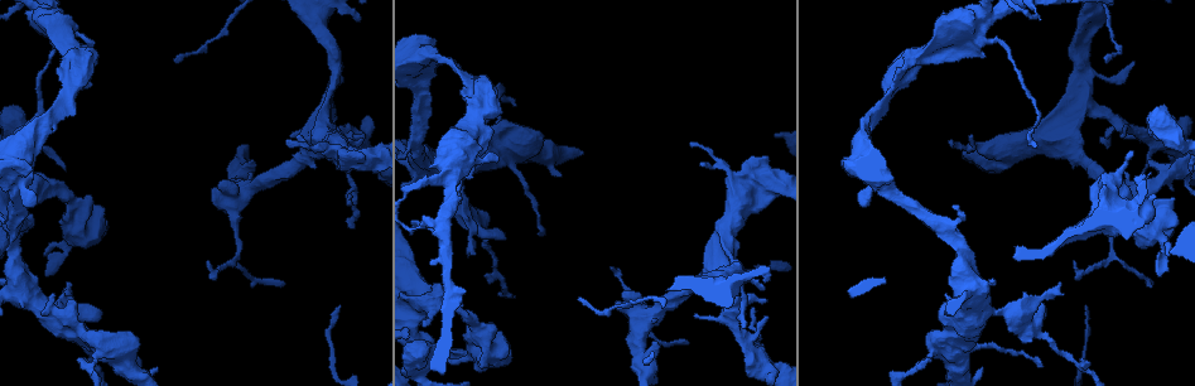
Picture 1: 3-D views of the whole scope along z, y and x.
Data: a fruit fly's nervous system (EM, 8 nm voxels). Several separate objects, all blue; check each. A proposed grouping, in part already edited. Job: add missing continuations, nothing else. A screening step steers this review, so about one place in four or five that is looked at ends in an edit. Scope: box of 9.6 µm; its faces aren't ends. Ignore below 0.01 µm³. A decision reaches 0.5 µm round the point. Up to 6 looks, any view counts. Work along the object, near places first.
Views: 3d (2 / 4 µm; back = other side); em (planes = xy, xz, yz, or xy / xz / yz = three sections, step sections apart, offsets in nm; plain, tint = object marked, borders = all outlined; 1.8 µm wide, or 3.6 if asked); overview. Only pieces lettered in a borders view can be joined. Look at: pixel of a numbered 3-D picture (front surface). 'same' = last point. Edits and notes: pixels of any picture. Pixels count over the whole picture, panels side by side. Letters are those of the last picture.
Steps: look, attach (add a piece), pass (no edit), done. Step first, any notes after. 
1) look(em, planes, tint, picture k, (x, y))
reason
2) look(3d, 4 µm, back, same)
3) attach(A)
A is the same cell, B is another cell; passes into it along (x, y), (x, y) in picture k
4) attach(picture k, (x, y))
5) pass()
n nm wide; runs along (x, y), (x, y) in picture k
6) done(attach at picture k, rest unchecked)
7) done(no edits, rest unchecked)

look(3d, 2 µm, picture 1, (21, 112))
an open end

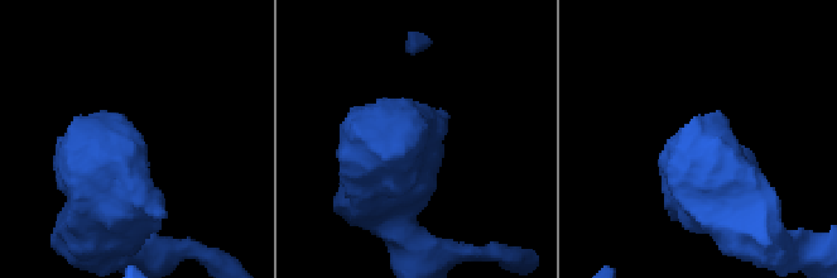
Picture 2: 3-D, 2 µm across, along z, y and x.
look(em, 3.6 µm, xz, step 8, tint, picture 2, (413, 164))

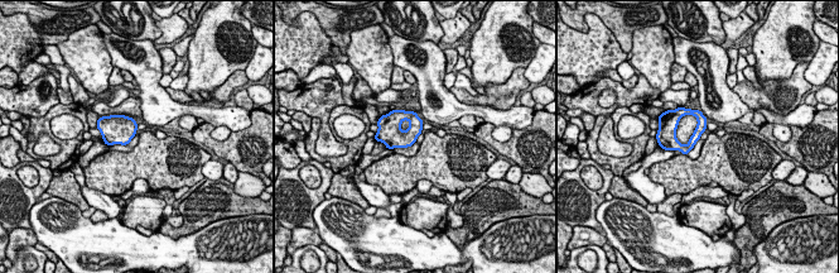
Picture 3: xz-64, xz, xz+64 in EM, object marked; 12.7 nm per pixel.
look(em, 3.6 µm, planes, borders, same)
cut it another way

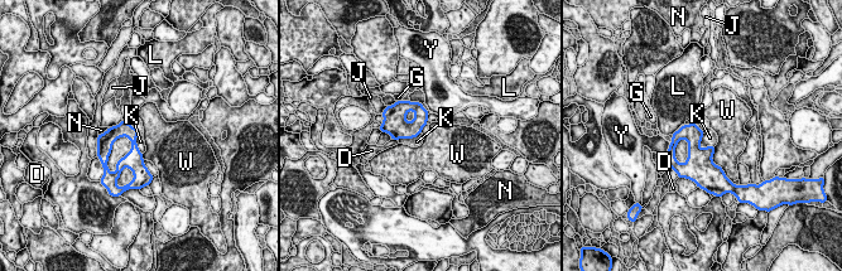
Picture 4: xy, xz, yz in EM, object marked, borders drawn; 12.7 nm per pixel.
pass()
D, G, J, K, L, N, W and Y are other cells; no lettered piece goes on from it

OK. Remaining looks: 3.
look(3d, 2 µm, picture 1, (1149, 160))
an open end

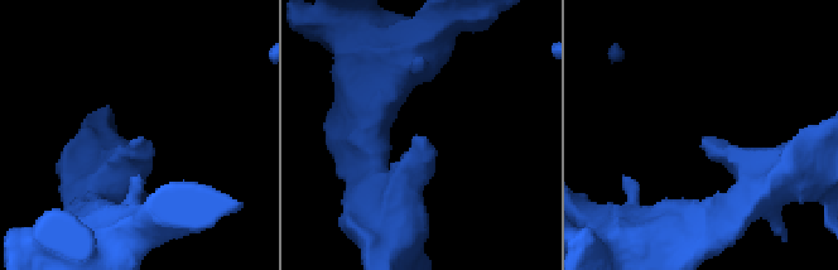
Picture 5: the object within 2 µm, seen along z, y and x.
look(em, planes, borders, picture 5, (417, 136))
now the EM

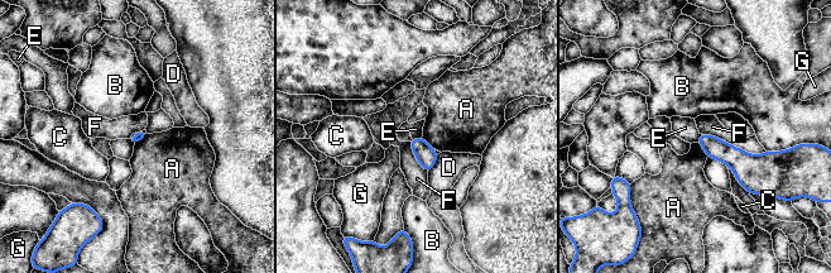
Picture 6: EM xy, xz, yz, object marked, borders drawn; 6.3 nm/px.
pass()
A, B, C, D, E, F and G are other cells; border along (421, 137), (412, 139) in picture 6; no lettered piece goes on from it

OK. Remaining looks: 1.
done(no edits, rest unchecked)

